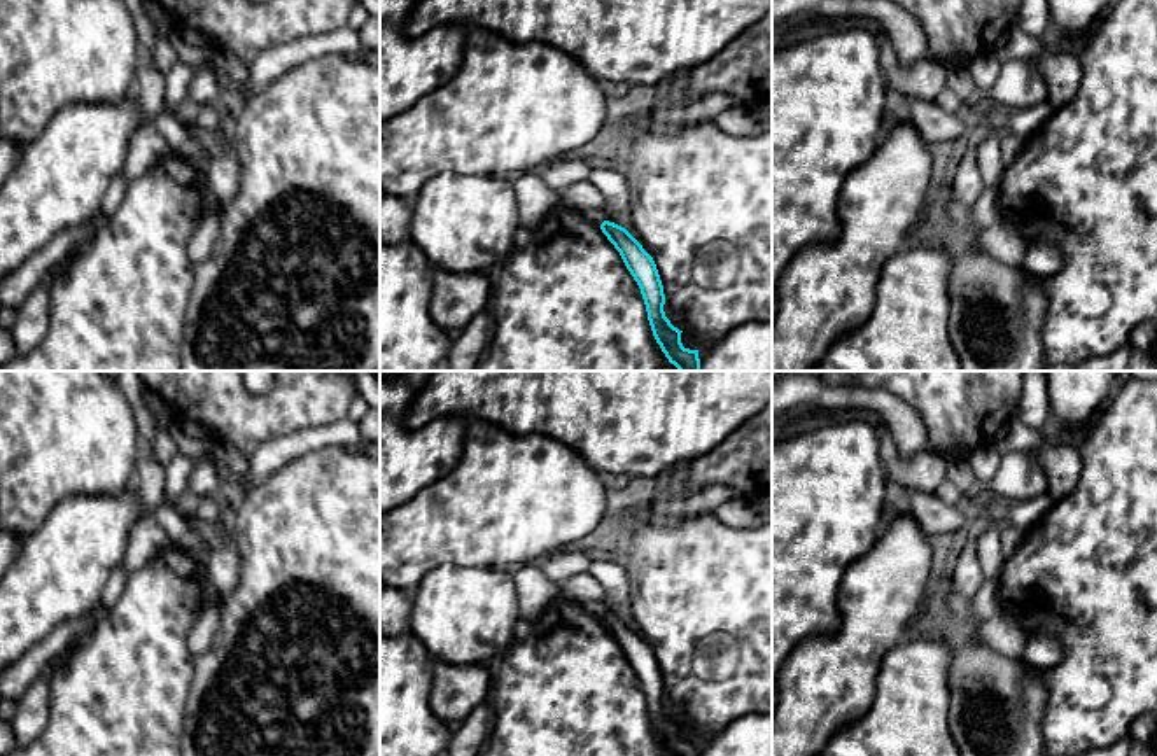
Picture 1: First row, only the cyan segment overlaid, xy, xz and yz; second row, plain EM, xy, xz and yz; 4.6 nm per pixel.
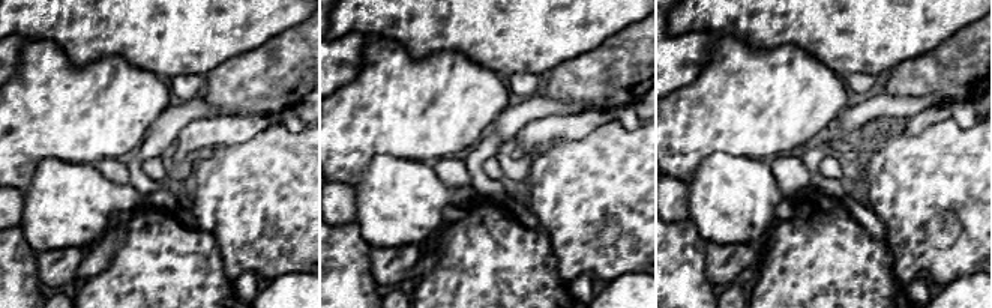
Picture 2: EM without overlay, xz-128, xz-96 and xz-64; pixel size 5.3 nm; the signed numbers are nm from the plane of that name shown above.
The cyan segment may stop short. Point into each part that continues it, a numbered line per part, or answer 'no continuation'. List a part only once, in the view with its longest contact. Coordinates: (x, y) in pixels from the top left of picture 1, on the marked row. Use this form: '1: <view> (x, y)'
no continuation

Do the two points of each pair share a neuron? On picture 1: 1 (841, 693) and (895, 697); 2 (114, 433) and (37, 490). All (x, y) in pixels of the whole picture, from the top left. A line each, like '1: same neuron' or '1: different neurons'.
1: different neurons
2: same neuron

